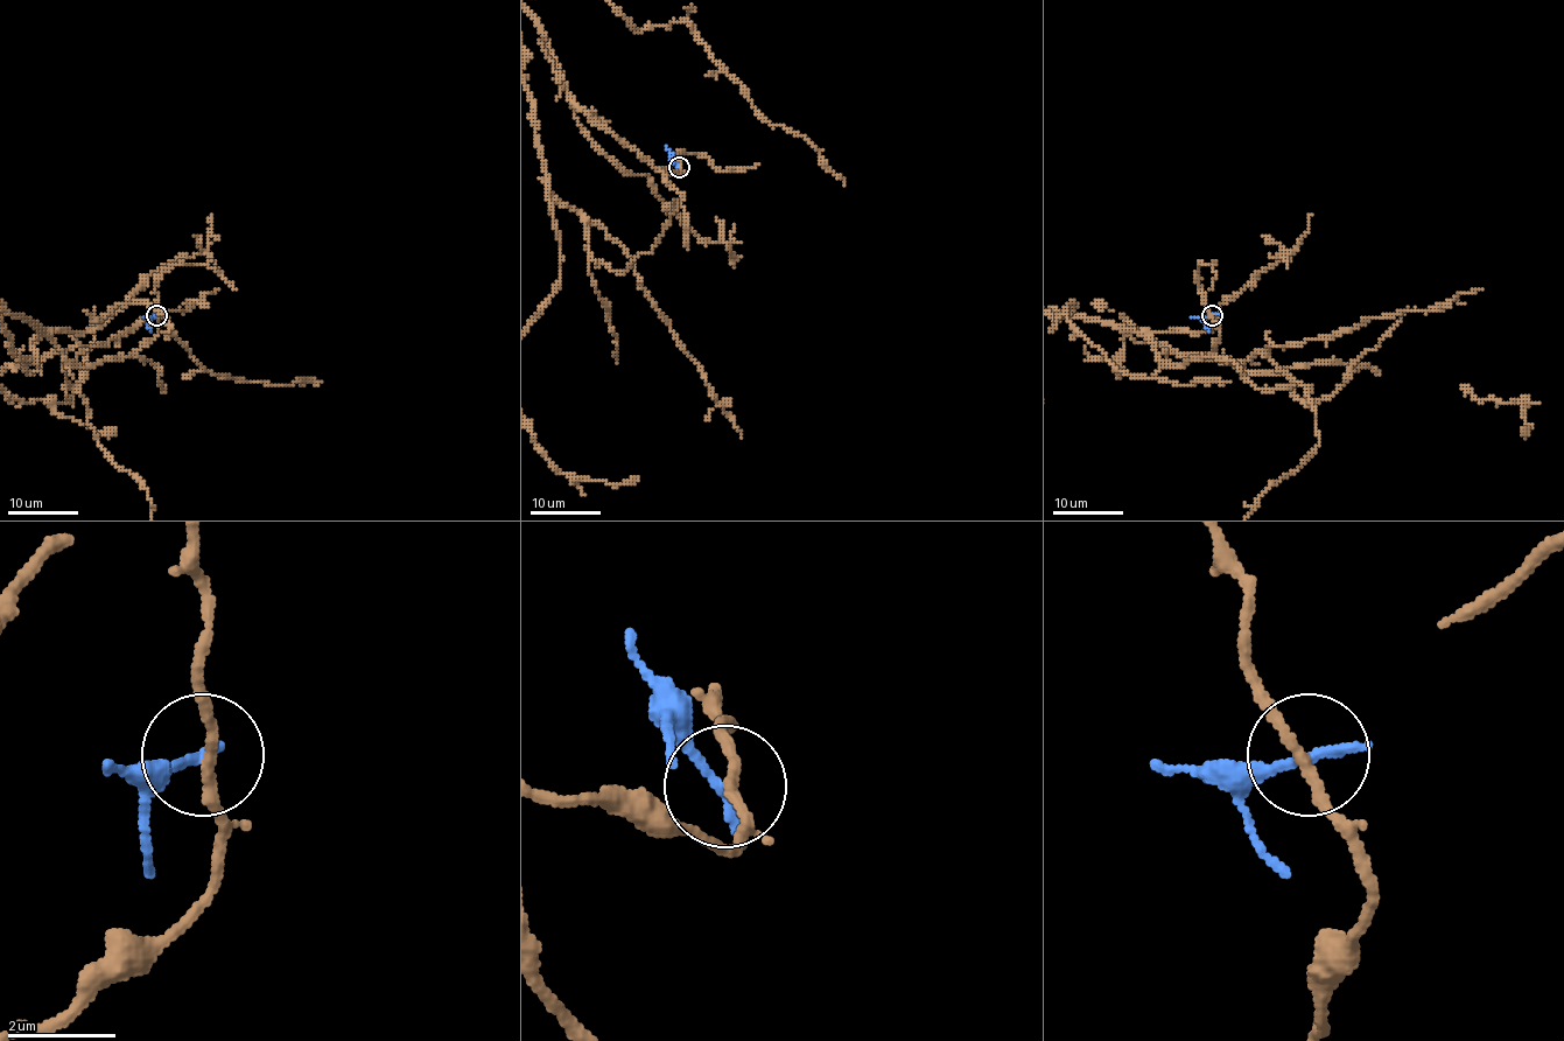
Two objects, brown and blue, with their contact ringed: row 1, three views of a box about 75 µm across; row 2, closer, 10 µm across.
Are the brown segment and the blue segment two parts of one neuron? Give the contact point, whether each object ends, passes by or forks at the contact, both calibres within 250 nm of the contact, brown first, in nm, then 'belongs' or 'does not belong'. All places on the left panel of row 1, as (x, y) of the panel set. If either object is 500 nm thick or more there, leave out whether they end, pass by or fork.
at (156, 315); brown passes by; blue ends there; 200 nm thick on the brown side, 240 nm on the other; does not belong

